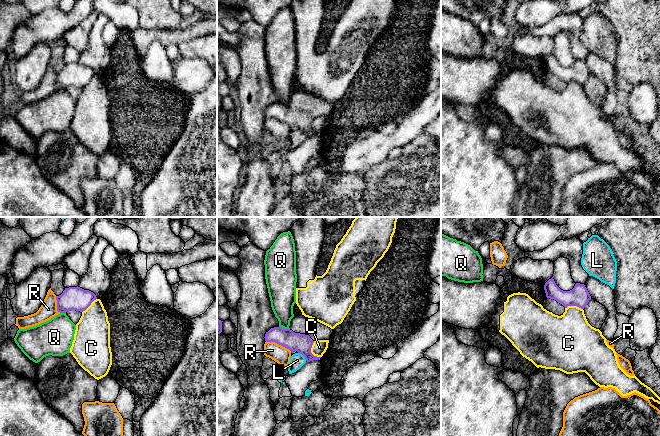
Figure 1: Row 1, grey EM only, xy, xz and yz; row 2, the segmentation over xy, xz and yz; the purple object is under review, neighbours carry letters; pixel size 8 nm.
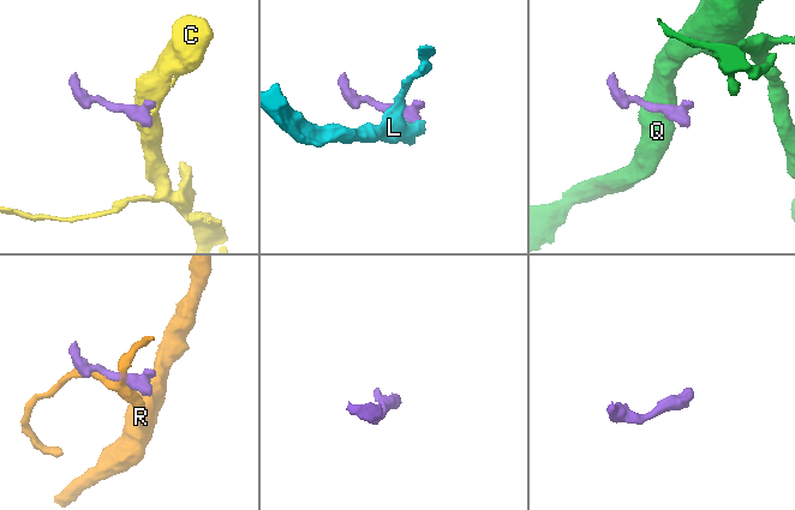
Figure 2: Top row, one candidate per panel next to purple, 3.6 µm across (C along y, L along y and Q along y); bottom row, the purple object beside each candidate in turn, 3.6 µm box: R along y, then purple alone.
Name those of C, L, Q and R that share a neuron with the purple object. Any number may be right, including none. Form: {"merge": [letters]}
{"merge": []}

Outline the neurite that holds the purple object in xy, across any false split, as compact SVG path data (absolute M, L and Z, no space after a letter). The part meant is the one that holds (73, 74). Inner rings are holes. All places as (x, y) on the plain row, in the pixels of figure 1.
M78 62L65 64L61 71L56 72L57 87L60 89L66 89L69 86L83 88L96 75L97 73L93 68Z

